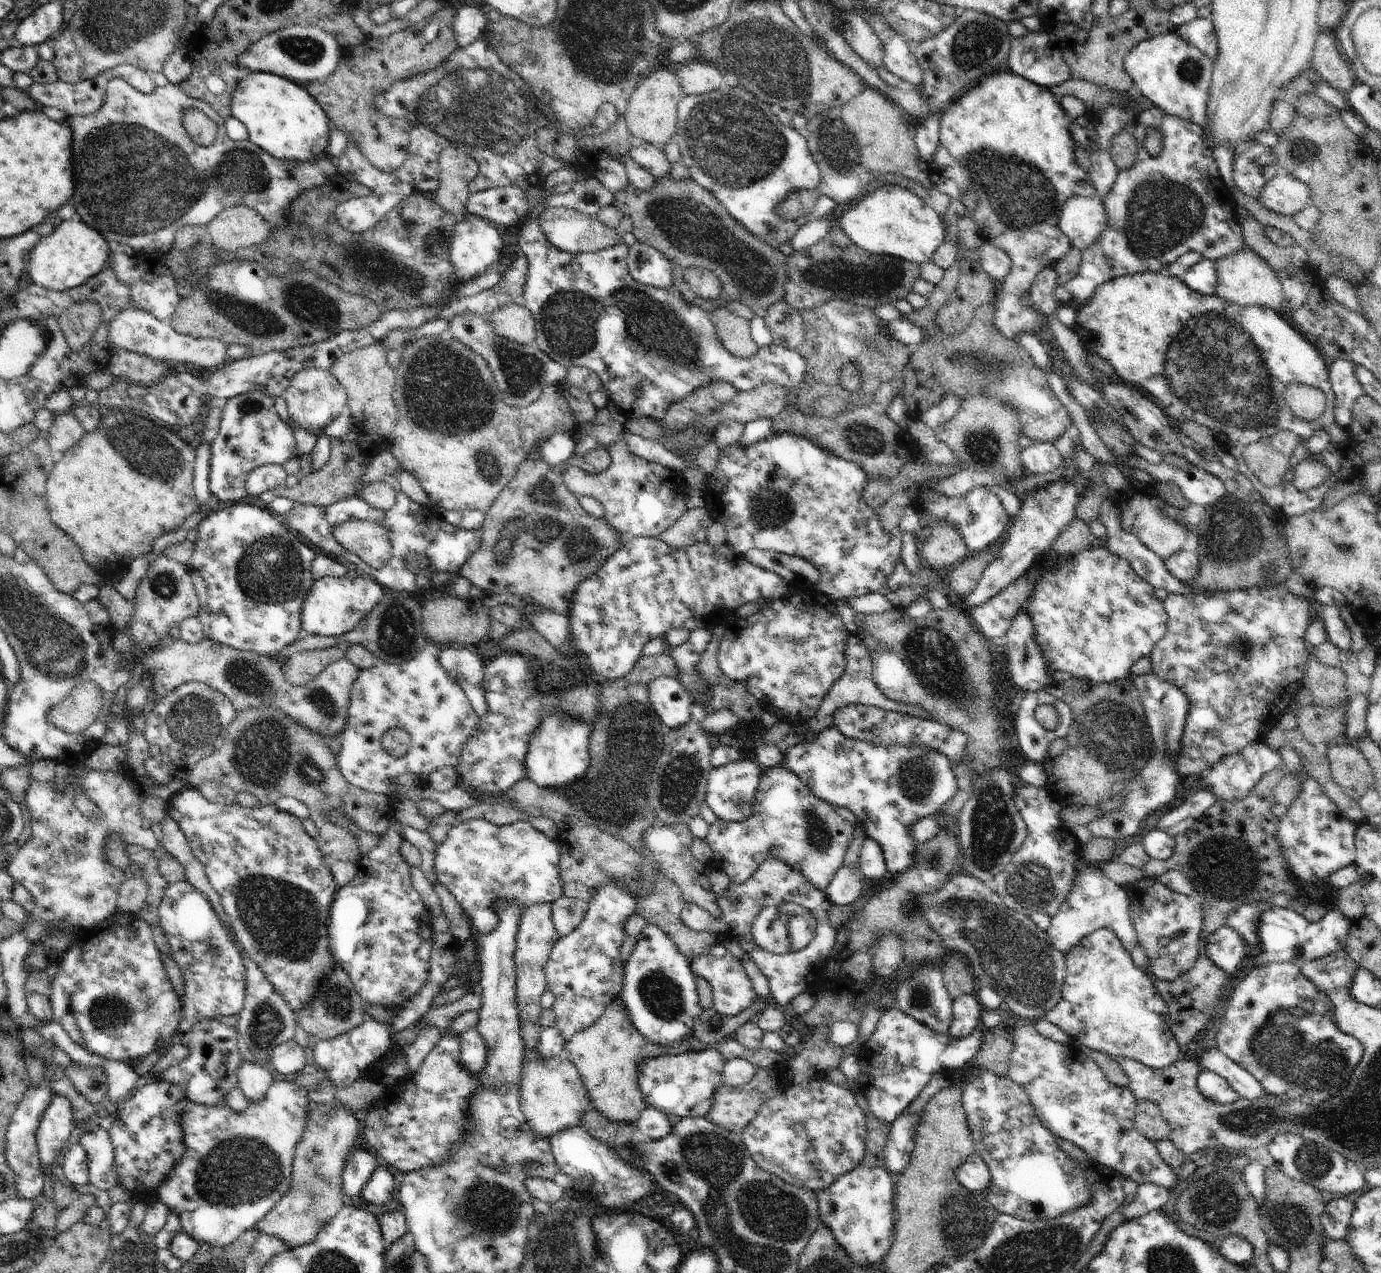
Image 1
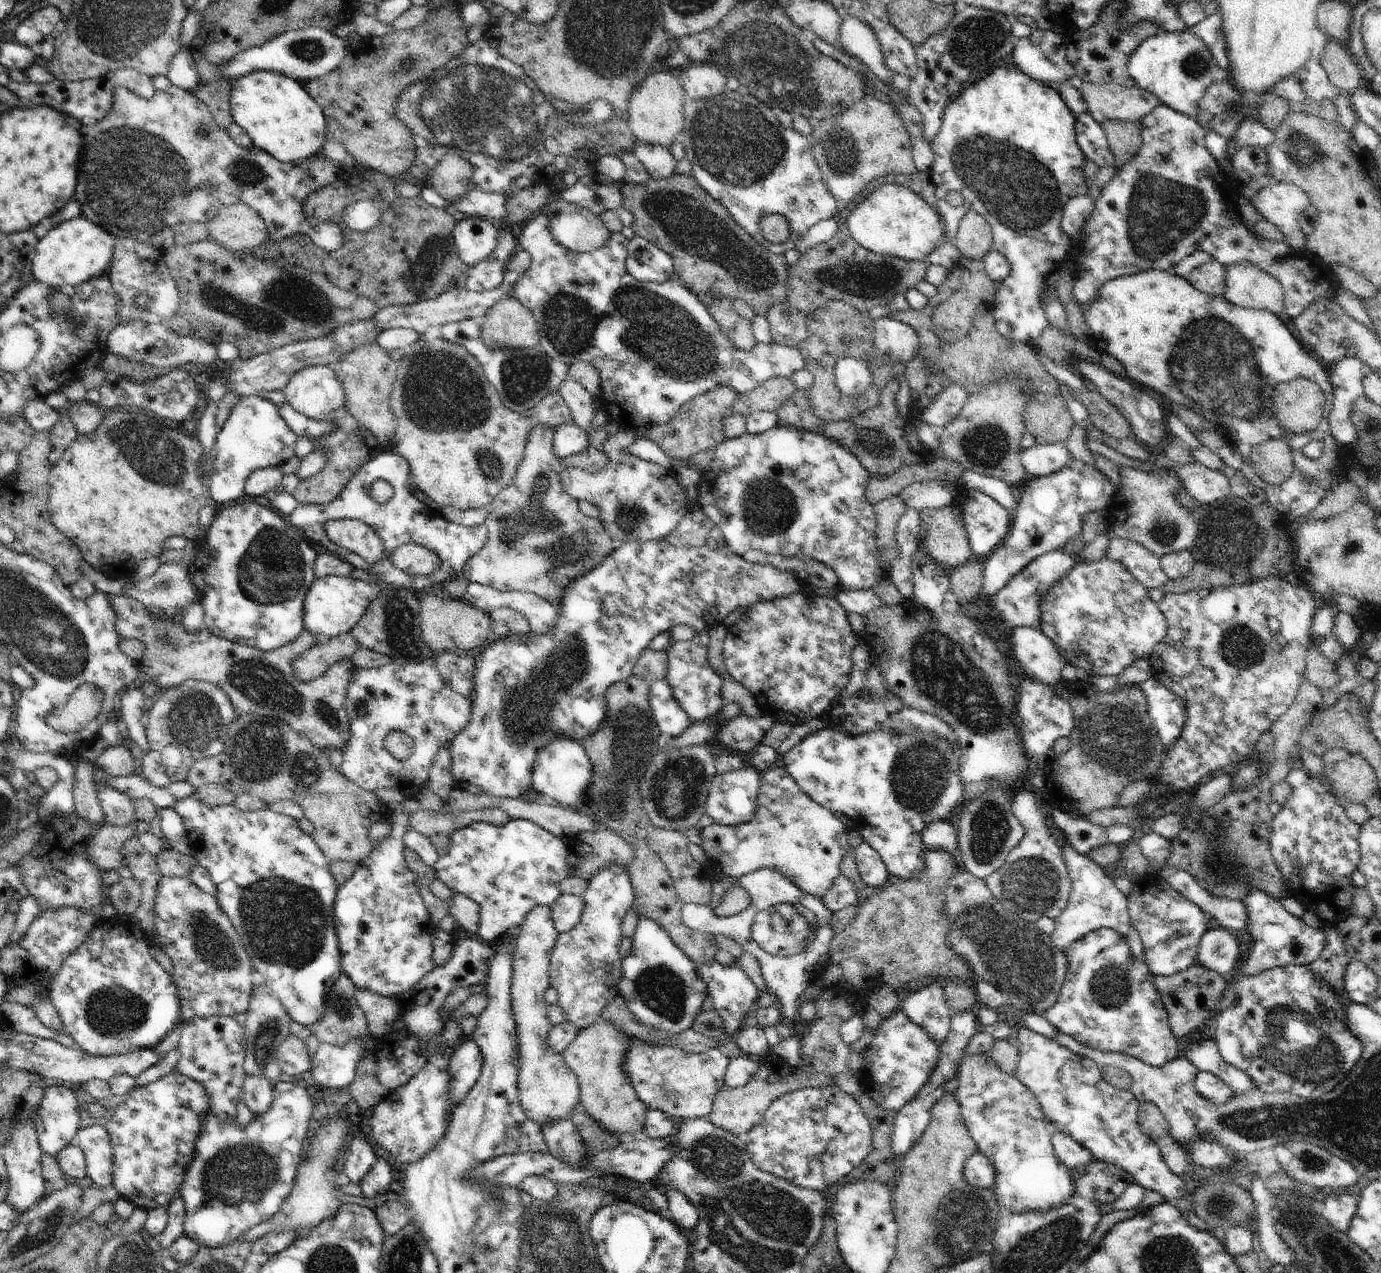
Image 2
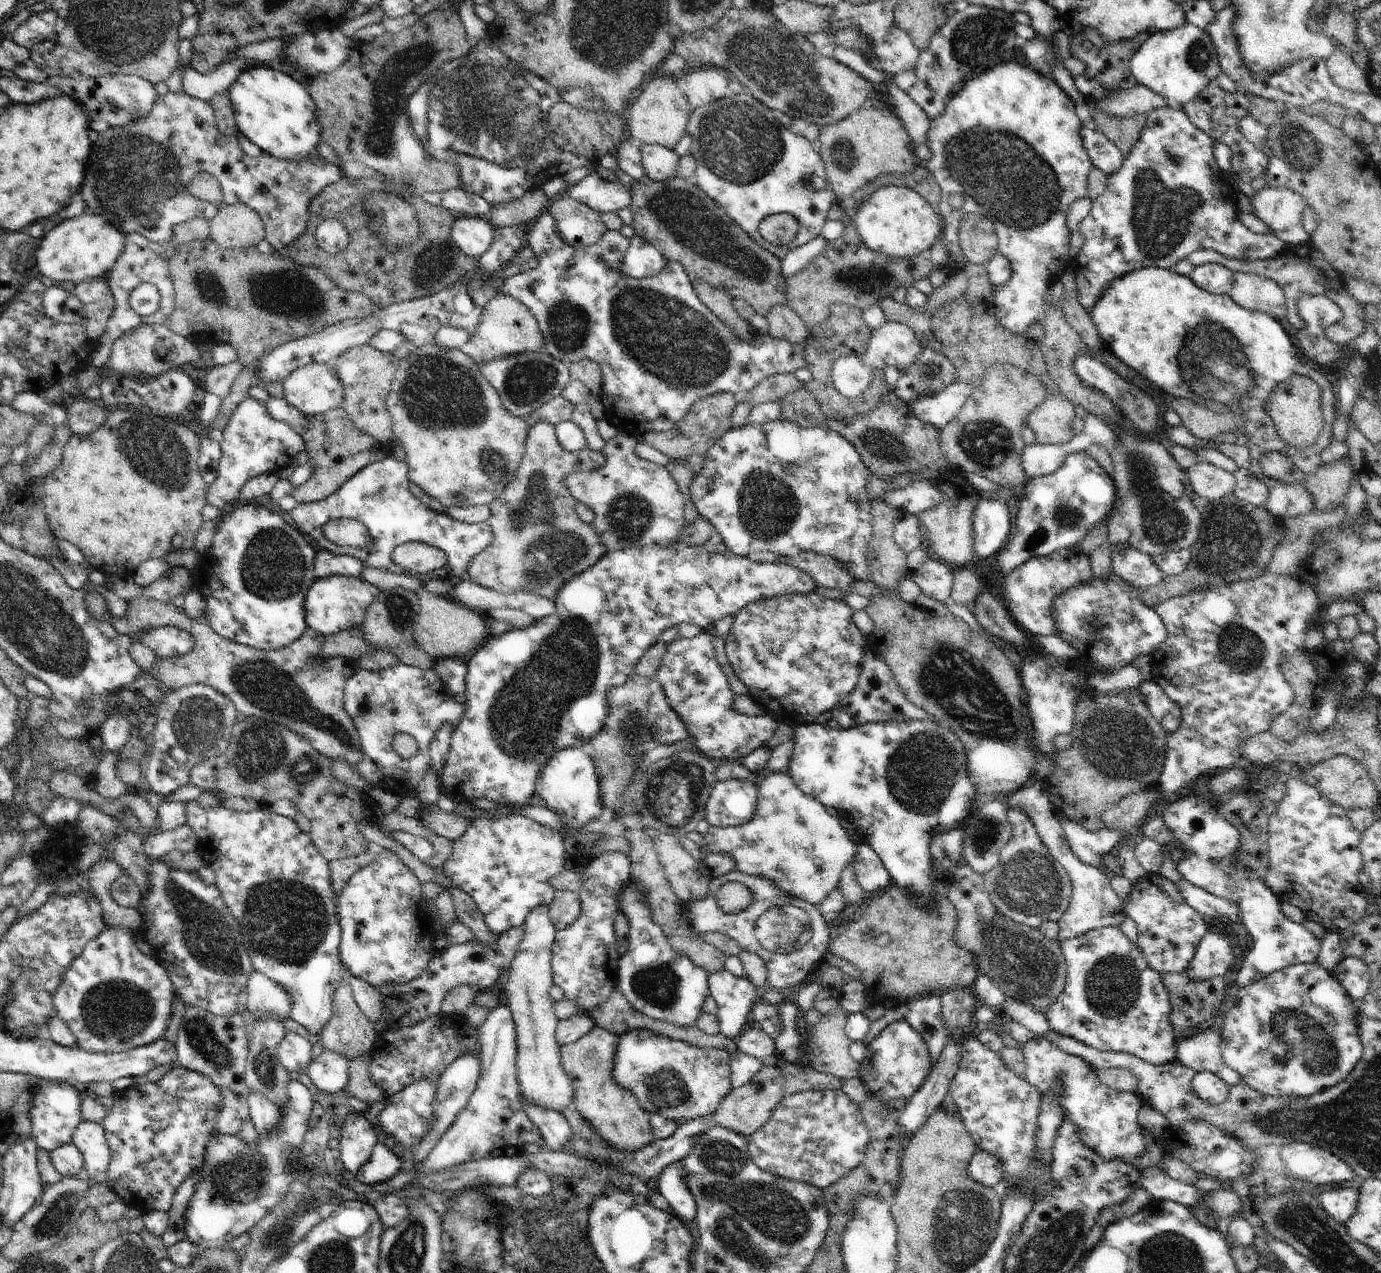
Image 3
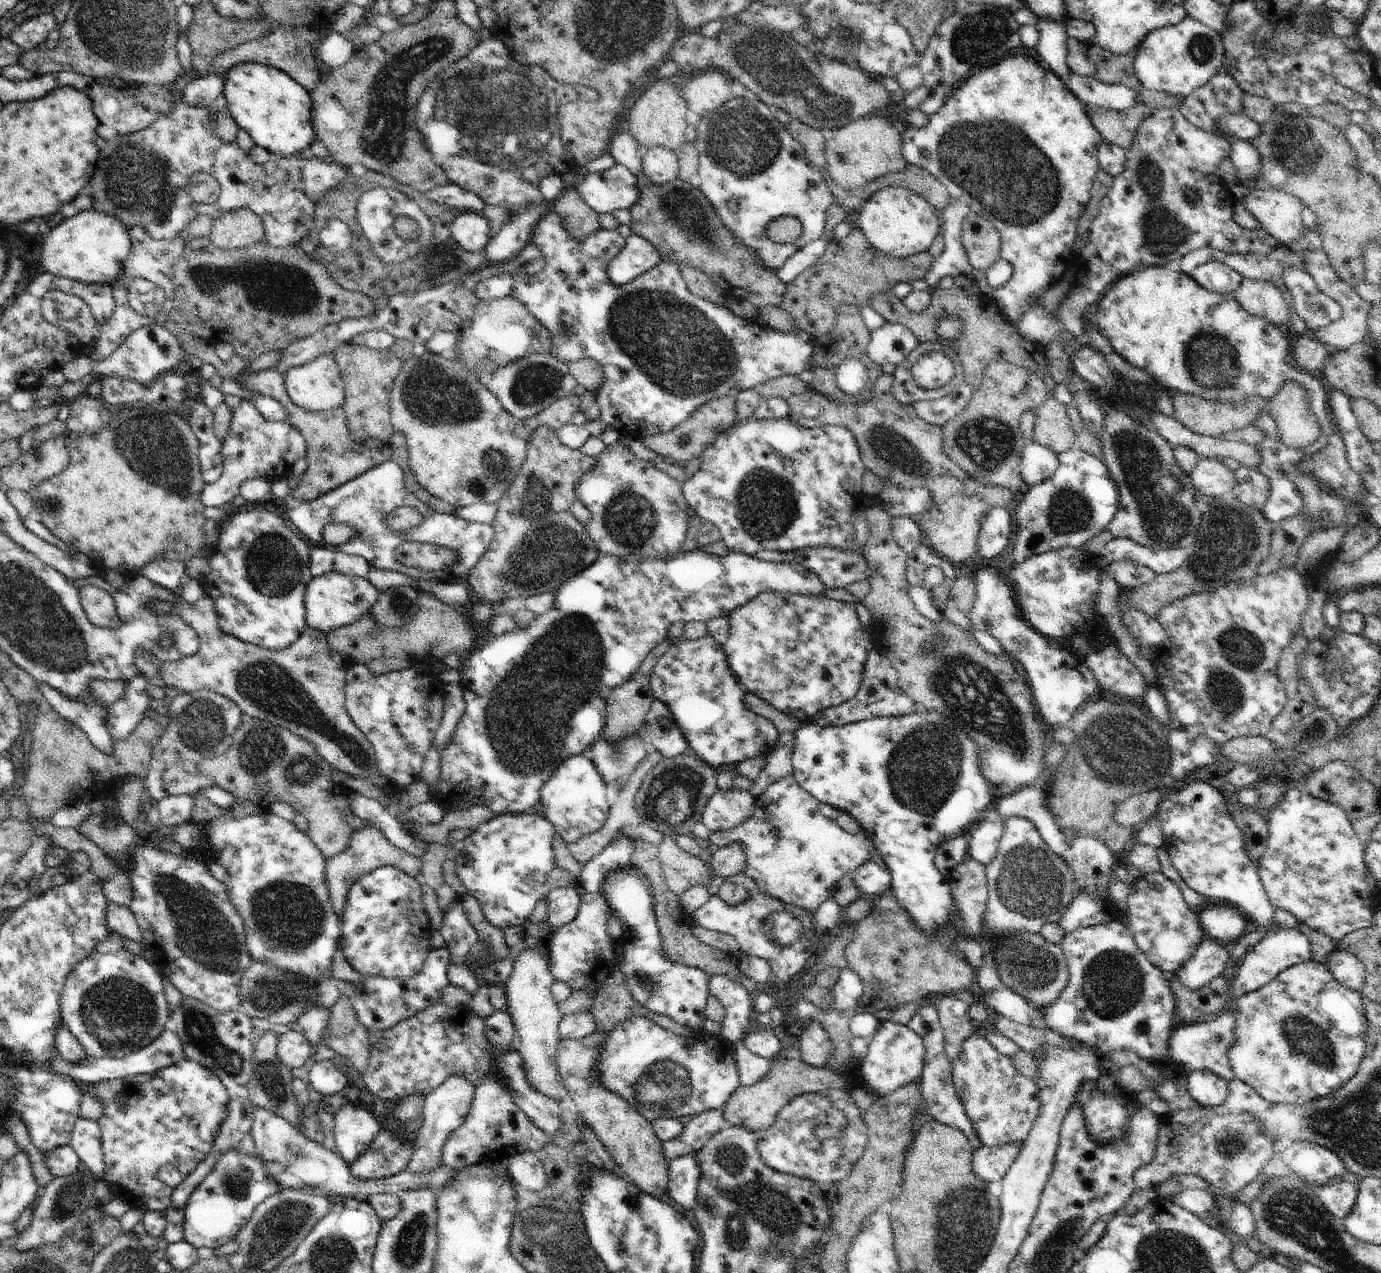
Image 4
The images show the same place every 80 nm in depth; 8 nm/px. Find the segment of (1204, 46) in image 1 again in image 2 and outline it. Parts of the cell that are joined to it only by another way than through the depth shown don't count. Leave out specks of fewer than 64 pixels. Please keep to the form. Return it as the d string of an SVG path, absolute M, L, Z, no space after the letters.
M1219 12L1207 15L1197 25L1188 27L1211 50L1215 61L1223 71L1230 71L1231 64L1226 54L1226 36L1224 36L1222 16Z

